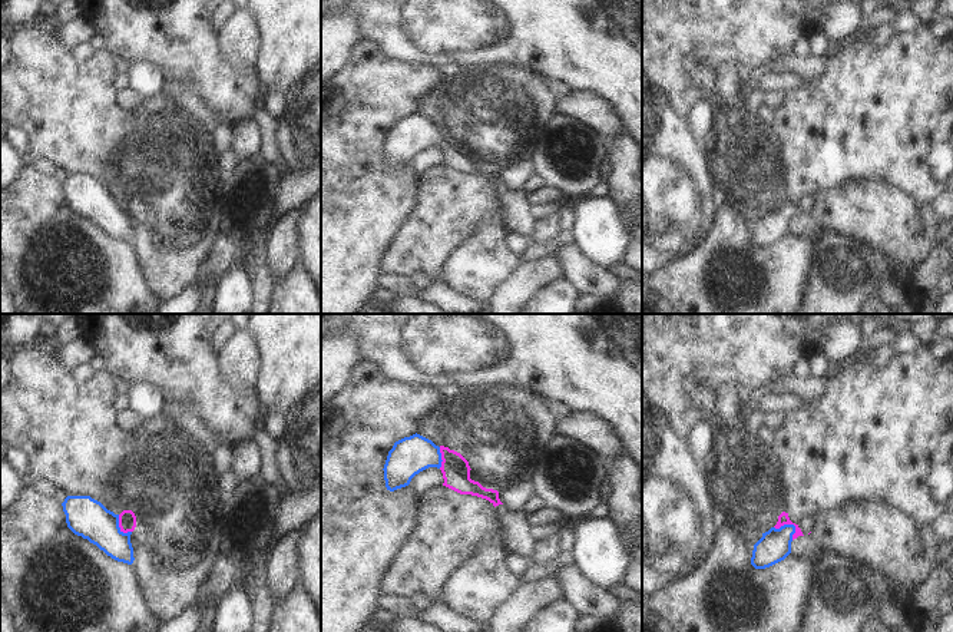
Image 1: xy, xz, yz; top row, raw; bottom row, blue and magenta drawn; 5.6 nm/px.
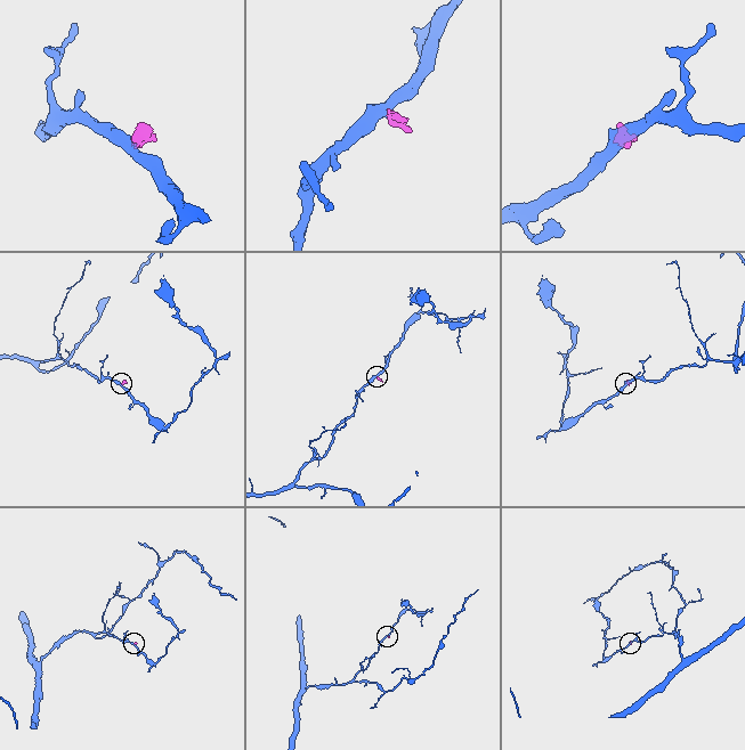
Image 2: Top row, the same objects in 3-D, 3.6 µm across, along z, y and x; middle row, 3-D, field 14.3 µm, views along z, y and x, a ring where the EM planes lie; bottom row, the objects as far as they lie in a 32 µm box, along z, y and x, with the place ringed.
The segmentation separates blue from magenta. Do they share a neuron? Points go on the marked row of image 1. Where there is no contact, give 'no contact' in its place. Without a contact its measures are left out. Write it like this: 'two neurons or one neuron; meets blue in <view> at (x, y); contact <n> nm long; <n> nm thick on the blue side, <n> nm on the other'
two neurons; meets blue in yz at (791, 525); contact 130 nm long; 180 nm thick on the blue side, 60 nm on the other

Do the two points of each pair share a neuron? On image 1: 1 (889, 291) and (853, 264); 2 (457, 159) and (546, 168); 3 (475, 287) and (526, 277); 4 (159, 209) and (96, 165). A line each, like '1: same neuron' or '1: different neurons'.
1: different neurons
2: different neurons
3: different neurons
4: different neurons

